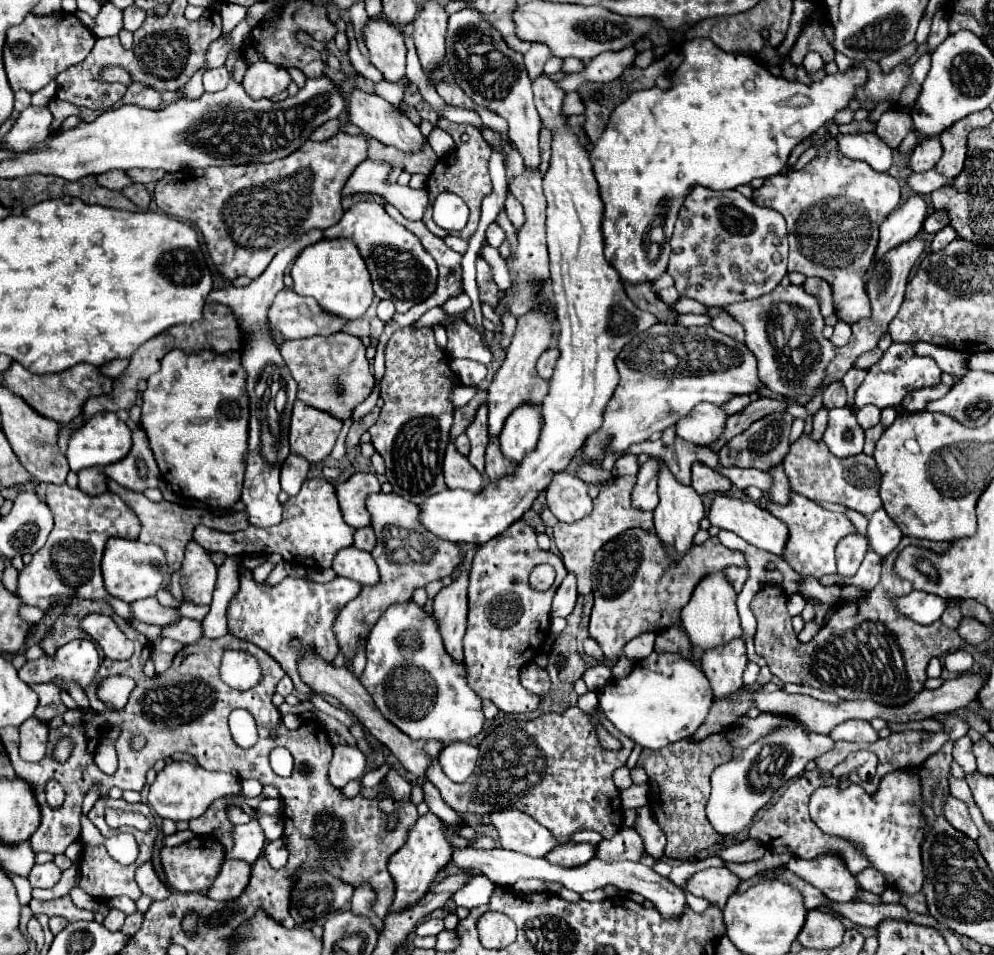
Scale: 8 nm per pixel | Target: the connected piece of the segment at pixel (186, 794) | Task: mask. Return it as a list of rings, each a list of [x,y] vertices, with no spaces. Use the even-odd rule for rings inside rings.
[[[174,761],[164,767],[156,775],[156,781],[150,785],[148,793],[148,805],[162,817],[172,821],[190,821],[202,815],[212,801],[226,797],[226,795],[240,795],[240,779],[230,773],[220,771],[206,771],[194,763],[188,761]]]

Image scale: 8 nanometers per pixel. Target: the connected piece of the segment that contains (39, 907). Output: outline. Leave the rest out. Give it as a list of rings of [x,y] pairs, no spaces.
[[[32,899],[30,901],[30,909],[32,911],[38,911],[38,913],[46,913],[48,917],[52,917],[52,915],[64,917],[70,923],[74,923],[74,921],[94,921],[94,915],[88,913],[88,911],[78,909],[72,903],[72,899],[54,899],[54,901],[38,901],[38,899]]]

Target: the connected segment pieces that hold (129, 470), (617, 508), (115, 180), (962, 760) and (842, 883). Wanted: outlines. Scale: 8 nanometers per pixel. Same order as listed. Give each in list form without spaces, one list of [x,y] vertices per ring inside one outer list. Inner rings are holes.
[[[142,427],[132,431],[132,449],[130,453],[120,459],[118,463],[106,465],[104,473],[114,479],[116,483],[132,489],[132,491],[144,491],[148,487],[158,487],[162,481],[162,475],[158,471],[158,465],[154,461],[148,437]]]
[[[634,475],[618,477],[618,481],[614,485],[602,489],[600,495],[594,499],[594,509],[590,515],[586,515],[584,519],[580,519],[576,523],[556,523],[554,525],[556,547],[562,555],[566,569],[576,573],[580,595],[588,595],[592,591],[592,561],[594,561],[594,553],[604,543],[608,543],[610,539],[614,539],[614,535],[620,535],[622,531],[626,531],[630,527],[644,527],[646,531],[654,531],[652,511],[640,511],[640,509],[632,507],[630,493],[632,493],[634,483],[636,483]]]
[[[114,169],[114,171],[108,171],[108,173],[98,175],[98,177],[96,177],[96,183],[102,185],[102,187],[106,187],[106,189],[118,189],[118,191],[120,191],[120,189],[132,185],[132,179],[126,177],[124,171]]]
[[[964,735],[962,739],[958,739],[954,743],[952,755],[954,755],[954,761],[960,763],[960,767],[964,769],[966,775],[976,771],[976,759],[974,759],[974,753],[972,753],[972,741],[970,741],[970,737]]]
[[[824,853],[812,861],[802,861],[794,857],[794,873],[816,889],[820,889],[834,903],[858,901],[858,891],[862,887],[848,871],[840,855]]]

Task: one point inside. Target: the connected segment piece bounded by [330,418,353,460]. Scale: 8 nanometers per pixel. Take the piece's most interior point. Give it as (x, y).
(339, 449)

